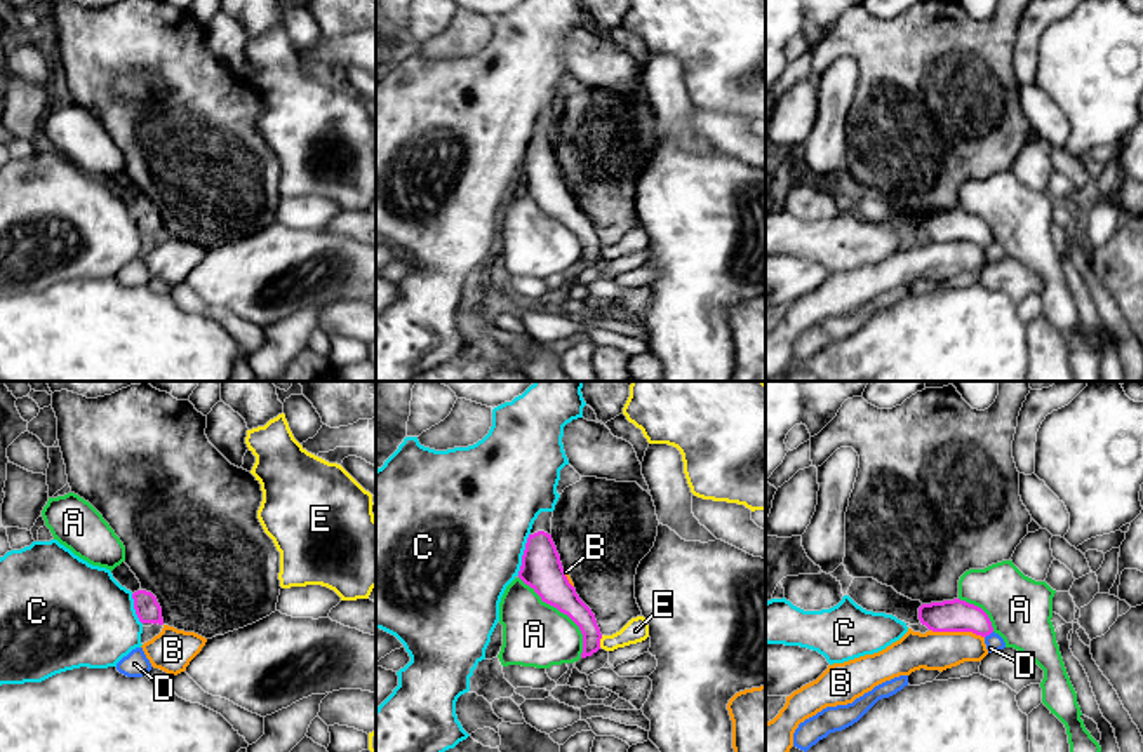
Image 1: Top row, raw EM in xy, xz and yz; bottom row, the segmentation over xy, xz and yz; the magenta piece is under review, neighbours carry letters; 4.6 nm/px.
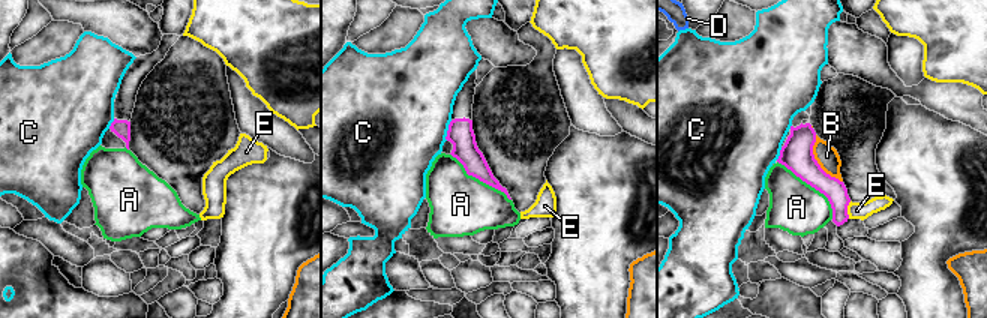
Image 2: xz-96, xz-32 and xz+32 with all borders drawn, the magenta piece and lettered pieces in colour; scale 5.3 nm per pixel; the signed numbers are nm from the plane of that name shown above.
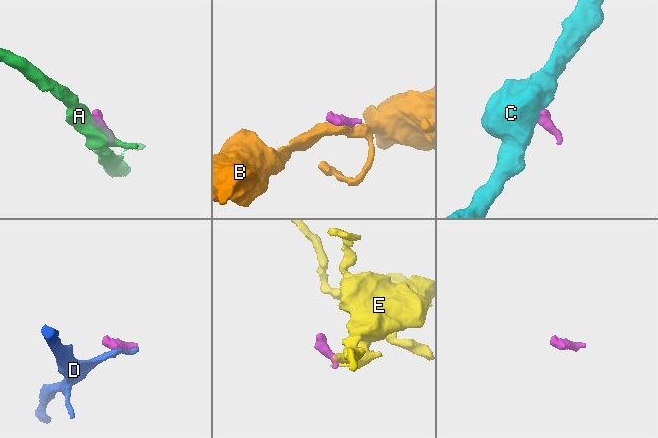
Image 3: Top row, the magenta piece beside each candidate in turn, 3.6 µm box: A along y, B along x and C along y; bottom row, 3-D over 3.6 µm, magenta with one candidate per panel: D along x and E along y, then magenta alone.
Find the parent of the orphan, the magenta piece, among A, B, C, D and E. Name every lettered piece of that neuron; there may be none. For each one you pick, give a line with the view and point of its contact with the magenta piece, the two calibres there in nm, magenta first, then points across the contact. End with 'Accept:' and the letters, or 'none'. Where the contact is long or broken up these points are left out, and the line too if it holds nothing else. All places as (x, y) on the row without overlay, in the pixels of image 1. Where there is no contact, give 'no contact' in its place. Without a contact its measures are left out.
Accept: none

